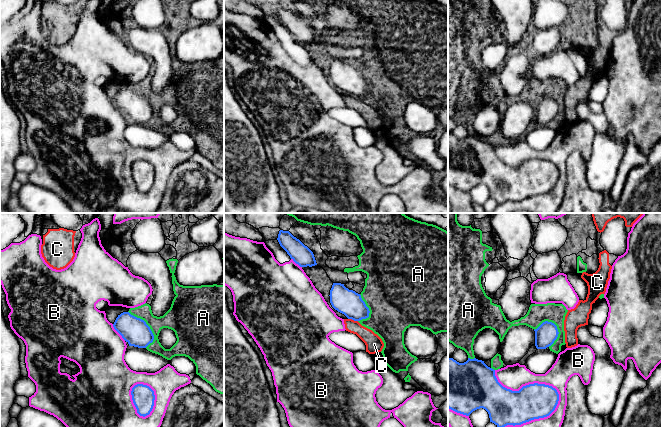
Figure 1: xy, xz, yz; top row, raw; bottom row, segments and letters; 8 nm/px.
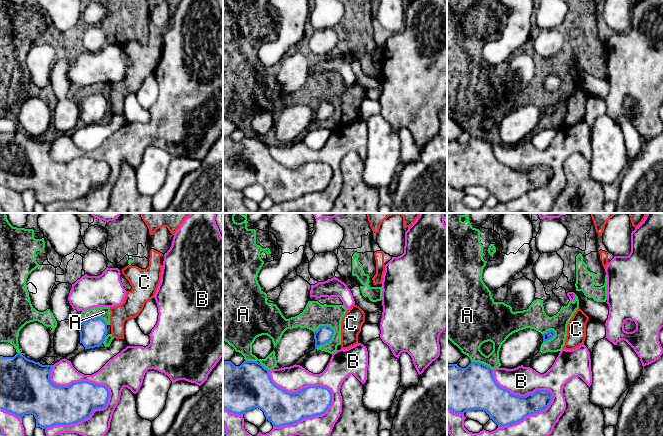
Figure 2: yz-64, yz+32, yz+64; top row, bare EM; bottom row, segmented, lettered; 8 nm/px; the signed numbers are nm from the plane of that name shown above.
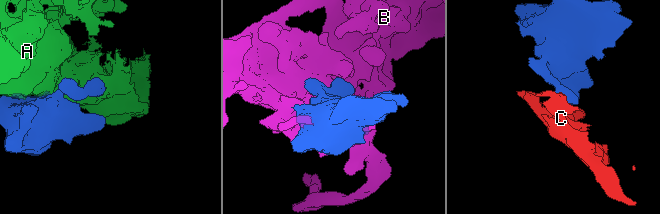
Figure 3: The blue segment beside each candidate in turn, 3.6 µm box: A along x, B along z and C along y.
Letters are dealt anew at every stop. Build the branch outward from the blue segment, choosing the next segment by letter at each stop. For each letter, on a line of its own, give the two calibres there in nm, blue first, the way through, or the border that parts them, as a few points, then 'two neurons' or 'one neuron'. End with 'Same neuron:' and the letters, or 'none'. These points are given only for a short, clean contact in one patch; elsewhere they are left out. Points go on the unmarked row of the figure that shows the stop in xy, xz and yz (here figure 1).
A: calibres 220 and 220 nm; two neurons
B: calibres 280 and 200 nm; two neurons
C: calibres 200 and 140 nm; border xz (348, 94), (357, 97); two neurons
Same neuron: none

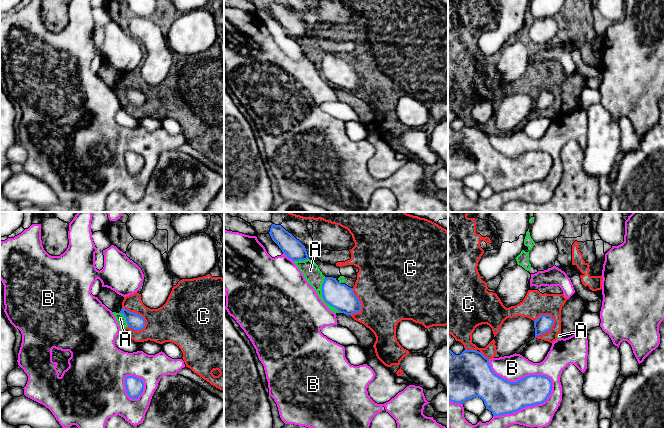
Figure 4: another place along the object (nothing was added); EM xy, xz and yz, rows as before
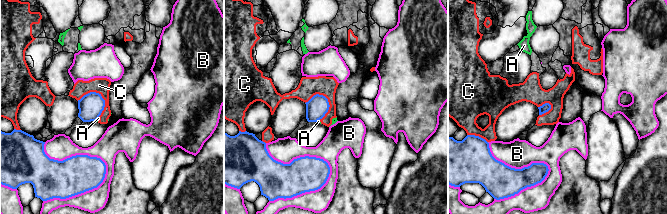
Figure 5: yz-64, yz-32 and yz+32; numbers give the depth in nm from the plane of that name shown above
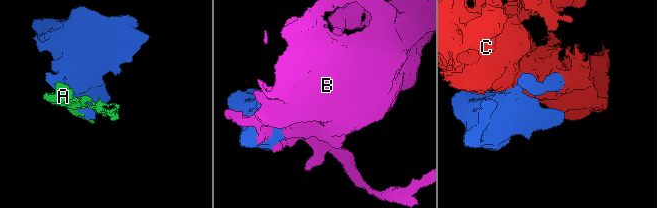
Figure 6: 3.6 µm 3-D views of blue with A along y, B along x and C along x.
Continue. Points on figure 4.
A: calibres 200 and 140 nm; two neurons
B: calibres 280 and 220 nm; two neurons
C: calibres 130 and 280 nm; two neurons
Same neuron: none

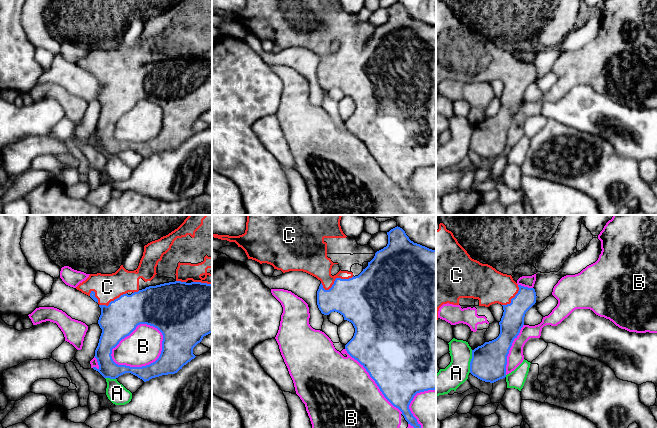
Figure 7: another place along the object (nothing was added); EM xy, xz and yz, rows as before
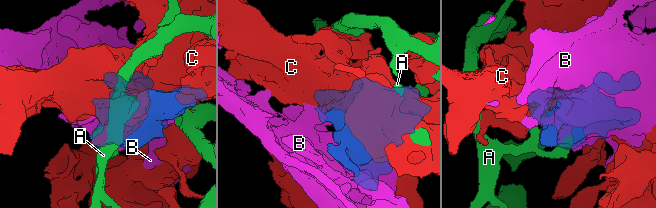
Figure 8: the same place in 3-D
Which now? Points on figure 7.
A: calibres 280 and 190 nm; two neurons
B: calibres 320 and 300 nm; two neurons
C: calibres 380 and 240 nm; one neuron
Same neuron: C

